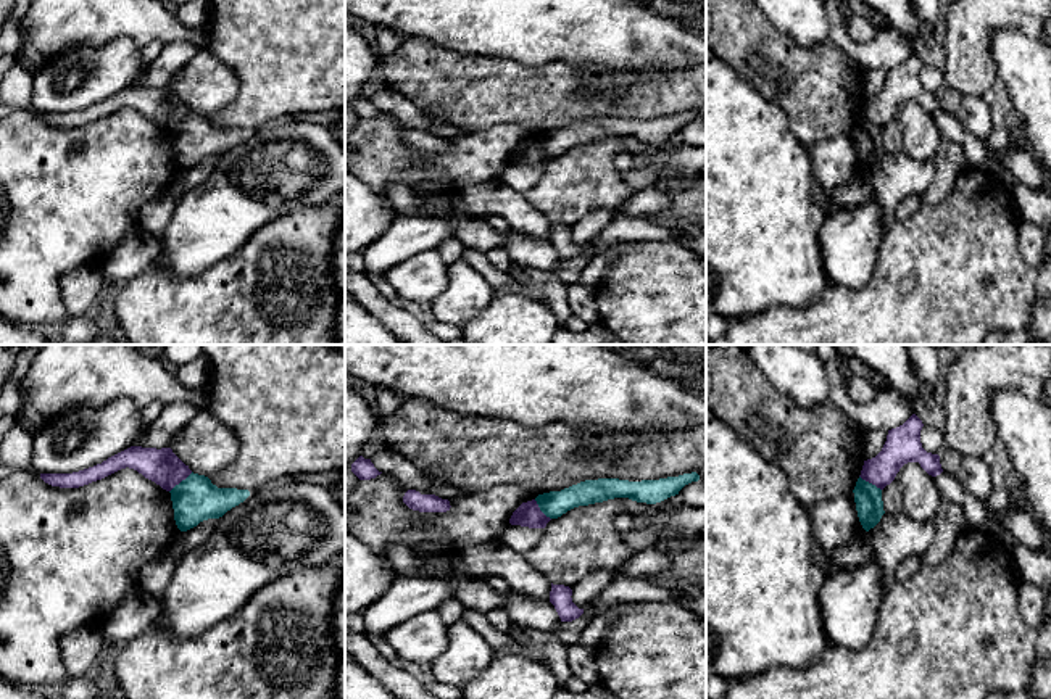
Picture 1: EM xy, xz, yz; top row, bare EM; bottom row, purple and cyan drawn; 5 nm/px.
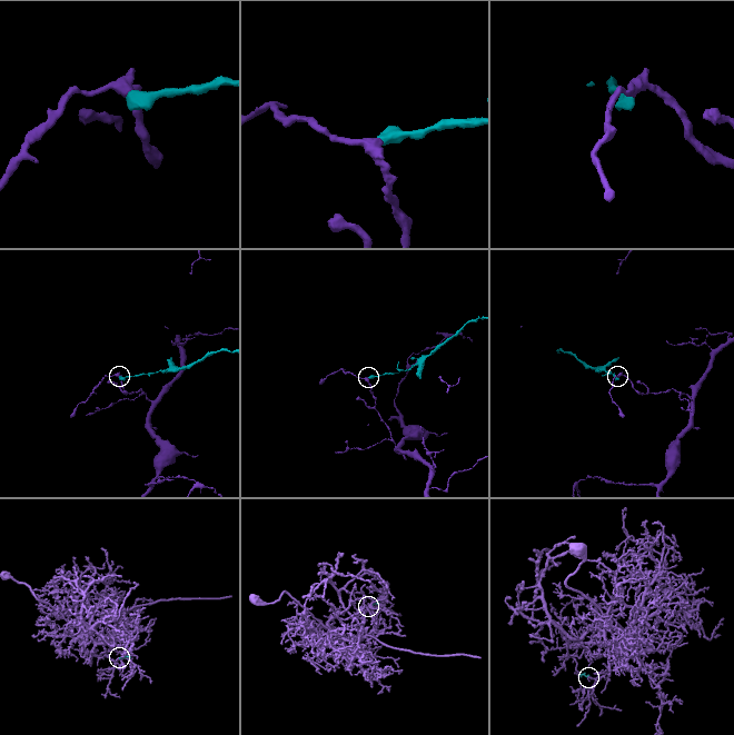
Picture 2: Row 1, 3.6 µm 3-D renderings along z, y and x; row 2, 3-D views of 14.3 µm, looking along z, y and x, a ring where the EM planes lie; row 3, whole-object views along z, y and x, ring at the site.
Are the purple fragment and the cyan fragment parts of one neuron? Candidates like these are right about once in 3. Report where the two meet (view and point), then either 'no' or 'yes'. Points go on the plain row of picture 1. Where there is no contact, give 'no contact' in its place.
xy (181, 119) | no

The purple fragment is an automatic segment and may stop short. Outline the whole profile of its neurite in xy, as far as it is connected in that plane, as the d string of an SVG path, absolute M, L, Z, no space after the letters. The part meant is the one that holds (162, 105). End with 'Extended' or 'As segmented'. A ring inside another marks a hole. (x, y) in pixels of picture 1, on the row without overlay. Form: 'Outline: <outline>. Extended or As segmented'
Outline: M131 85L93 106L73 113L40 113L40 118L52 126L79 127L126 106L137 110L166 130L192 113L171 87Z. As segmented

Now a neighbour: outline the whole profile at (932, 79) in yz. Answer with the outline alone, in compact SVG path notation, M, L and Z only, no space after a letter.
M930 64L922 66L920 82L922 82L922 87L927 92L938 93L938 95L946 87L943 71L937 69L937 68L930 66Z

